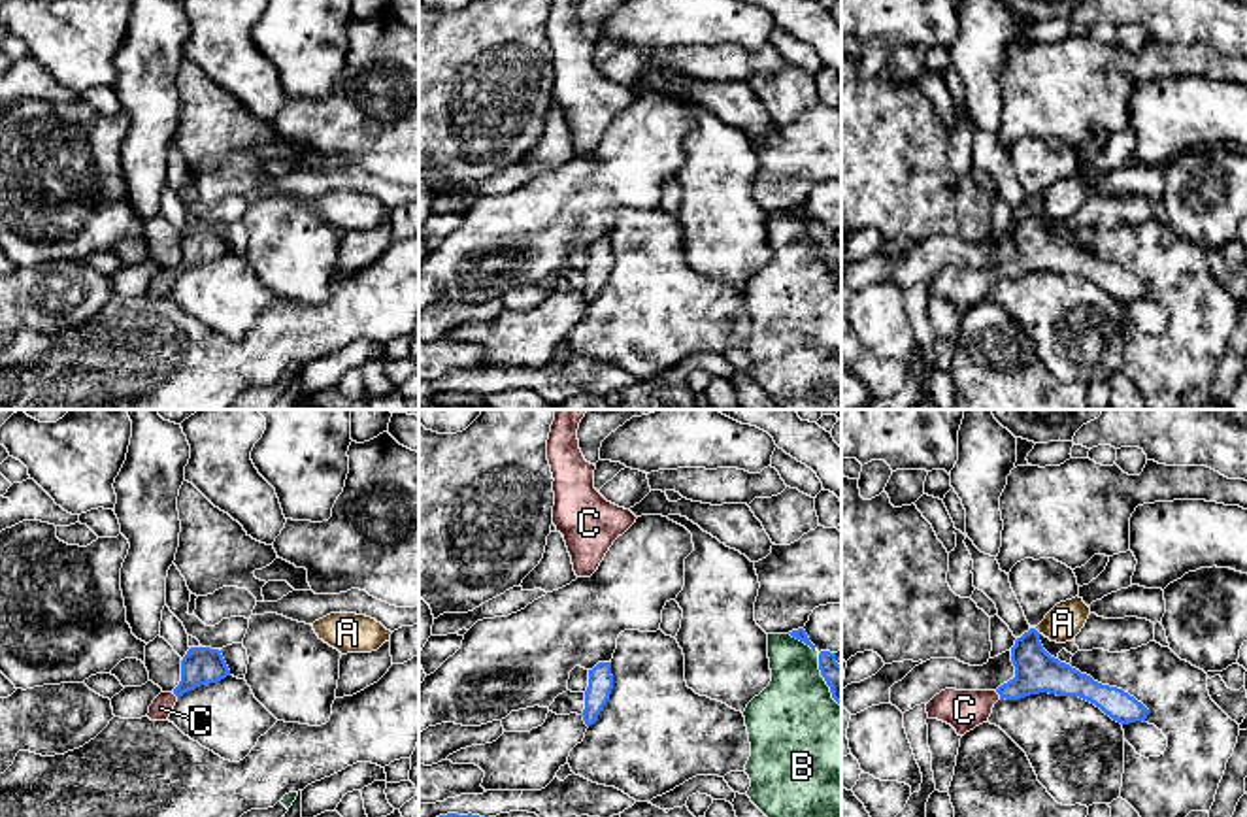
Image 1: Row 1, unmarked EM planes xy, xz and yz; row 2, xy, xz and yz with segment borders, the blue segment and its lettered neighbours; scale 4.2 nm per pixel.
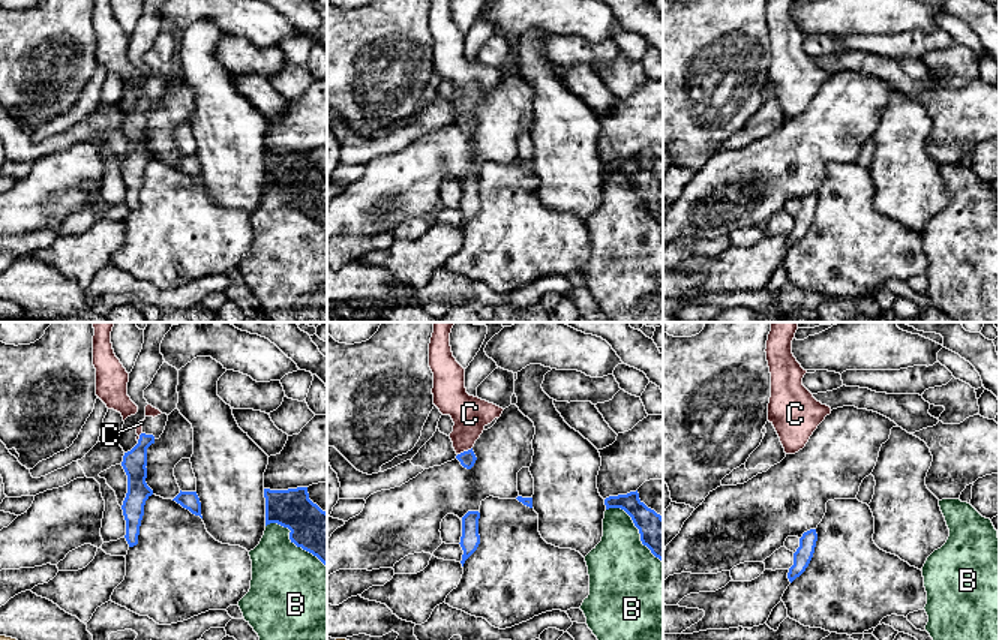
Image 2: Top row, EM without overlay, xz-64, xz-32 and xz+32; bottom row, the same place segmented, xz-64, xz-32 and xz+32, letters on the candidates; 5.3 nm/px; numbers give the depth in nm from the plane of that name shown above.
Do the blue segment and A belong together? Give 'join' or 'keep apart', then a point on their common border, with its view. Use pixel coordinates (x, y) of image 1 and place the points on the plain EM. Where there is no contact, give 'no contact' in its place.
keep apart | yz (1036, 208)

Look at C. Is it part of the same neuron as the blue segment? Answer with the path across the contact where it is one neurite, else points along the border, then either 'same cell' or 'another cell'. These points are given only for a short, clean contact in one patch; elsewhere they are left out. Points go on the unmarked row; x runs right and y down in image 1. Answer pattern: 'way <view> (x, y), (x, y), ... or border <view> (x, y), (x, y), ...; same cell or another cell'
way yz (1036, 248), (1019, 265), (998, 270), (964, 287); same cell

